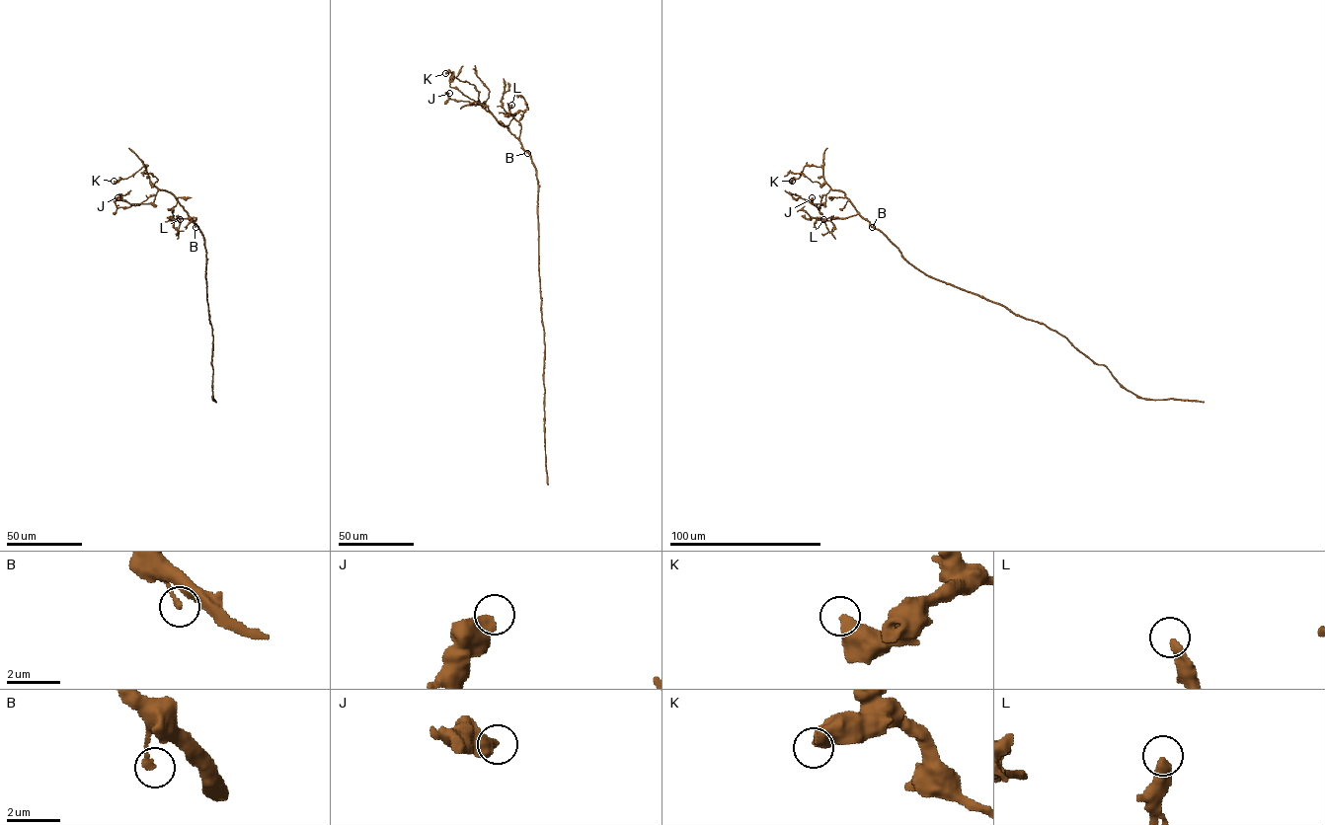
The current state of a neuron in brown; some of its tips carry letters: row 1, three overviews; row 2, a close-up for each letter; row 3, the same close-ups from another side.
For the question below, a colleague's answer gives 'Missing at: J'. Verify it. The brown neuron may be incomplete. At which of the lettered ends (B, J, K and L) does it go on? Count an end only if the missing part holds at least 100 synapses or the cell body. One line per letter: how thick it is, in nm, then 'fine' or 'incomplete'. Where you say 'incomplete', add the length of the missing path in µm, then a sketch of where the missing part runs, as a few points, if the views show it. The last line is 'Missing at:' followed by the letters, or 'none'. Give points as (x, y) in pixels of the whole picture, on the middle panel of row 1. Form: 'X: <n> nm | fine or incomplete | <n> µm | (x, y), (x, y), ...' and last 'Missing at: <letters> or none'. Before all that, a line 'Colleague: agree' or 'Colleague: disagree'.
Colleague: disagree
B: 190 nm | fine
J: 500 nm | fine
K: 480 nm | fine
L: 400 nm | fine
Missing at: none

